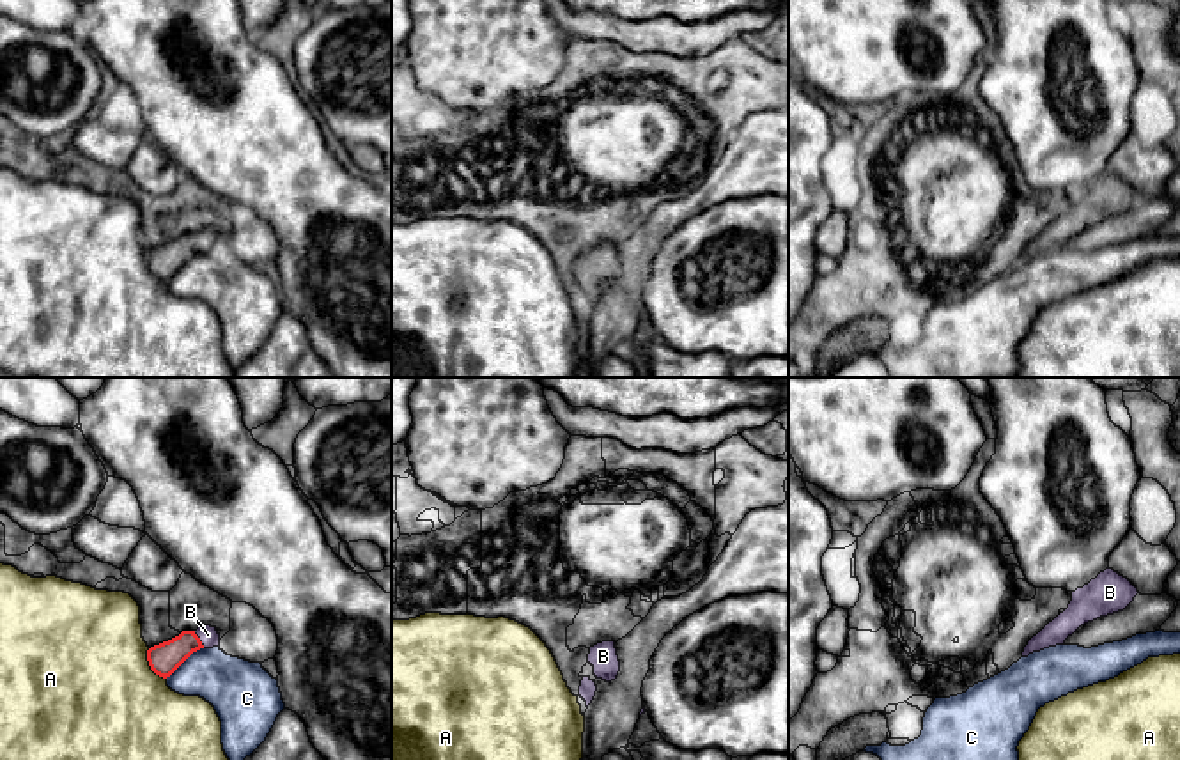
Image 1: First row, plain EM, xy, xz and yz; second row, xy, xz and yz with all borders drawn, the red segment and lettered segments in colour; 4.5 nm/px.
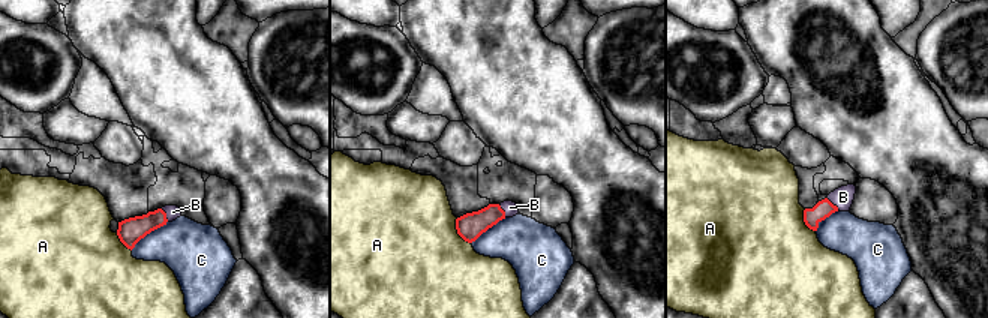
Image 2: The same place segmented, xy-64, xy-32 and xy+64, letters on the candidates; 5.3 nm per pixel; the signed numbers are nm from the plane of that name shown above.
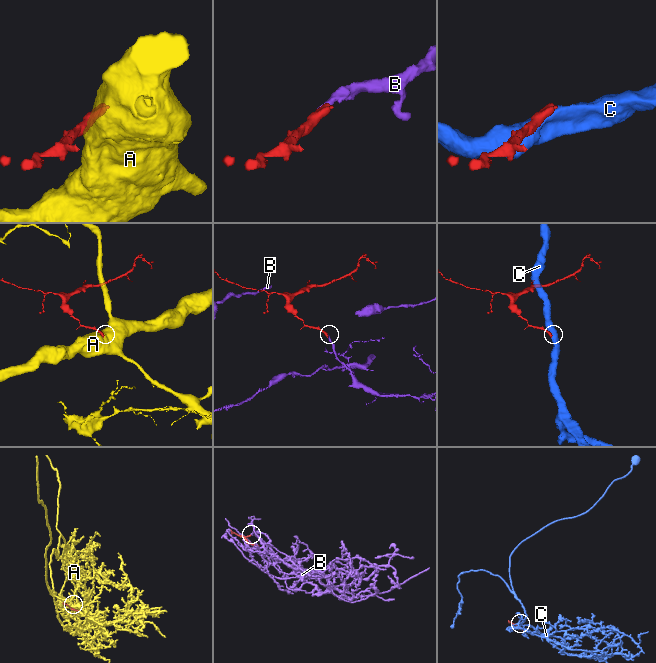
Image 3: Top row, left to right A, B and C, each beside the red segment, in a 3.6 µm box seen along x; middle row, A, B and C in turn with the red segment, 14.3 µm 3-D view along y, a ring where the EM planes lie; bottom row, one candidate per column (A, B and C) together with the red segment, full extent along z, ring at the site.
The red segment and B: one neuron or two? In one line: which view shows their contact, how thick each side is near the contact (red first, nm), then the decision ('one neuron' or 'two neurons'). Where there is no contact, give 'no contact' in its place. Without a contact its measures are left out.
contact in xy; calibres 140 and 90 nm; one neuron

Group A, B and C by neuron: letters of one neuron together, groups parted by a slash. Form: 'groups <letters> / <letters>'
groups A / B / C

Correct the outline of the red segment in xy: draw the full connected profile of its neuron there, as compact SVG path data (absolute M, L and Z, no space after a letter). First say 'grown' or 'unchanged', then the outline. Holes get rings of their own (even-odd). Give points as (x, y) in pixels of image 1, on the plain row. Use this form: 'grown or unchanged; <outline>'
grown; M204 229L197 234L182 234L179 239L154 248L147 253L151 273L167 282L170 280L193 255L220 248L216 230Z

